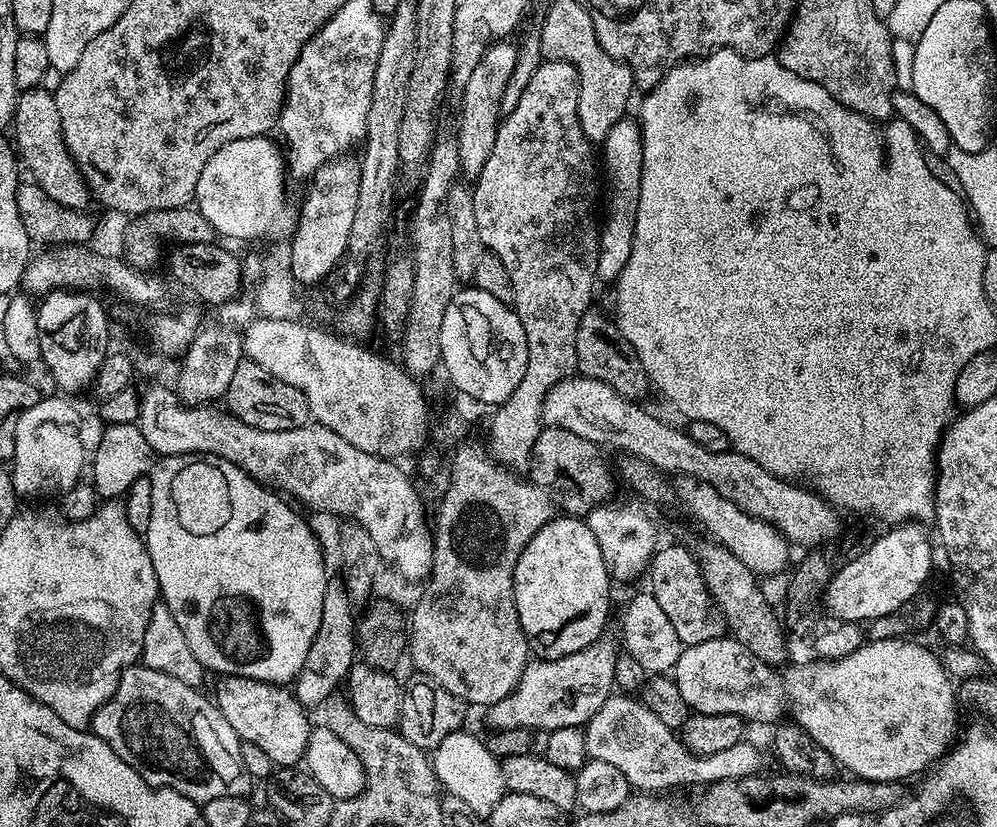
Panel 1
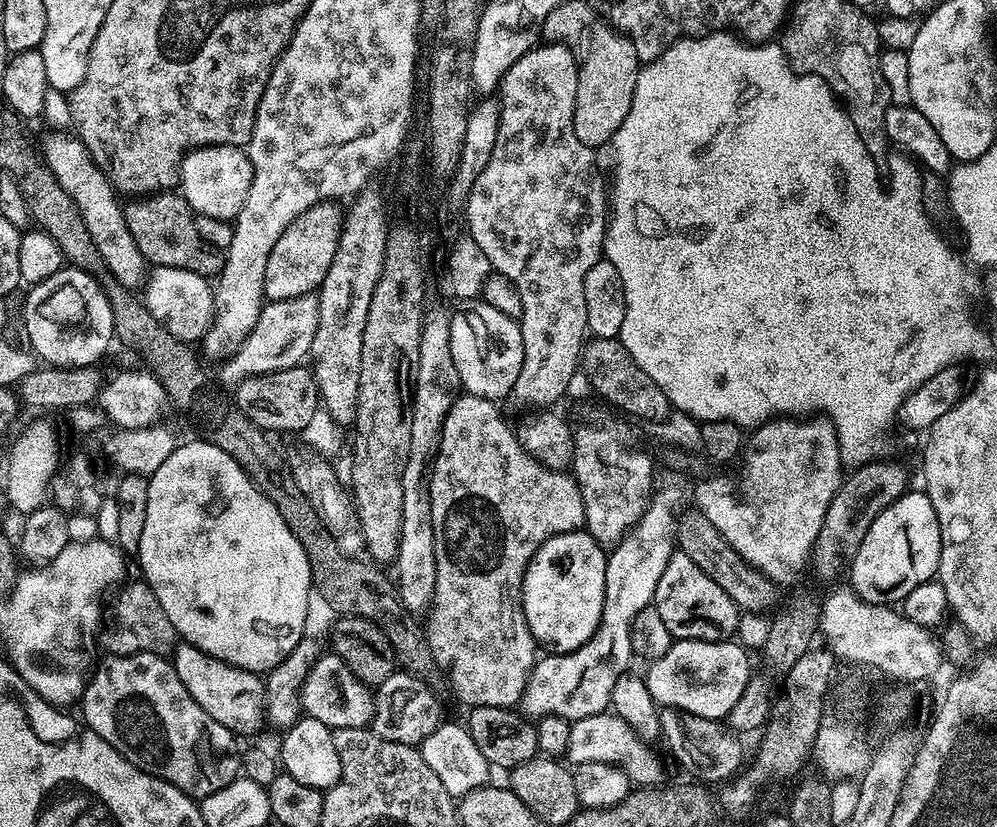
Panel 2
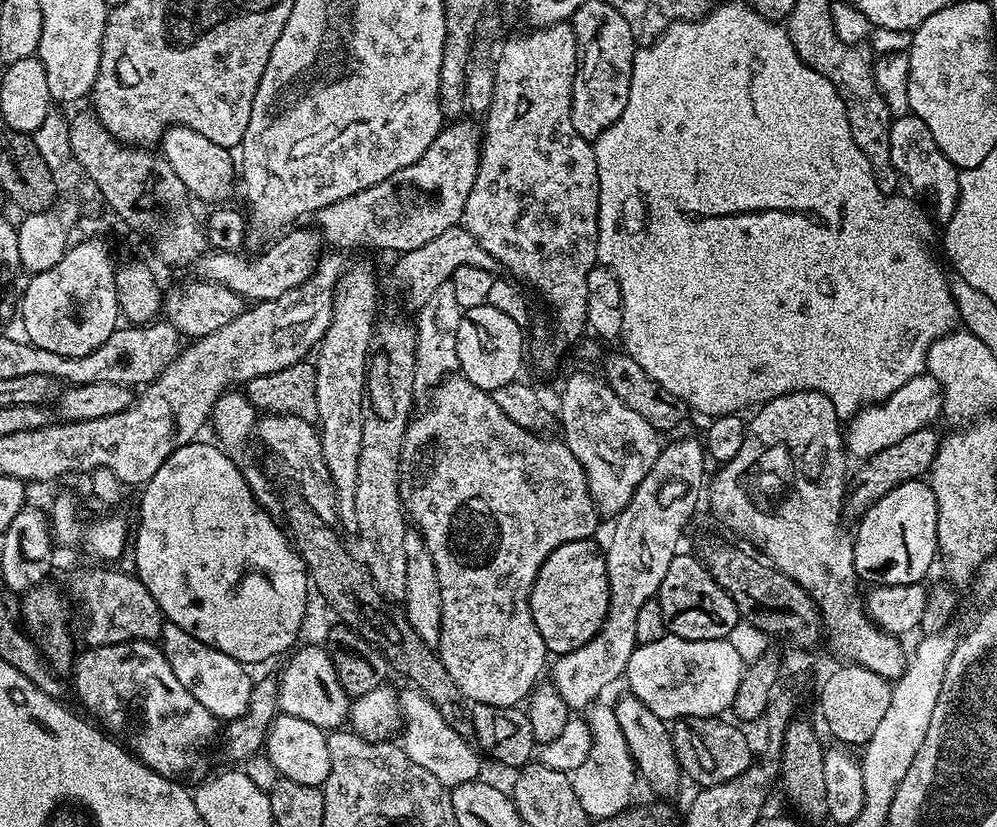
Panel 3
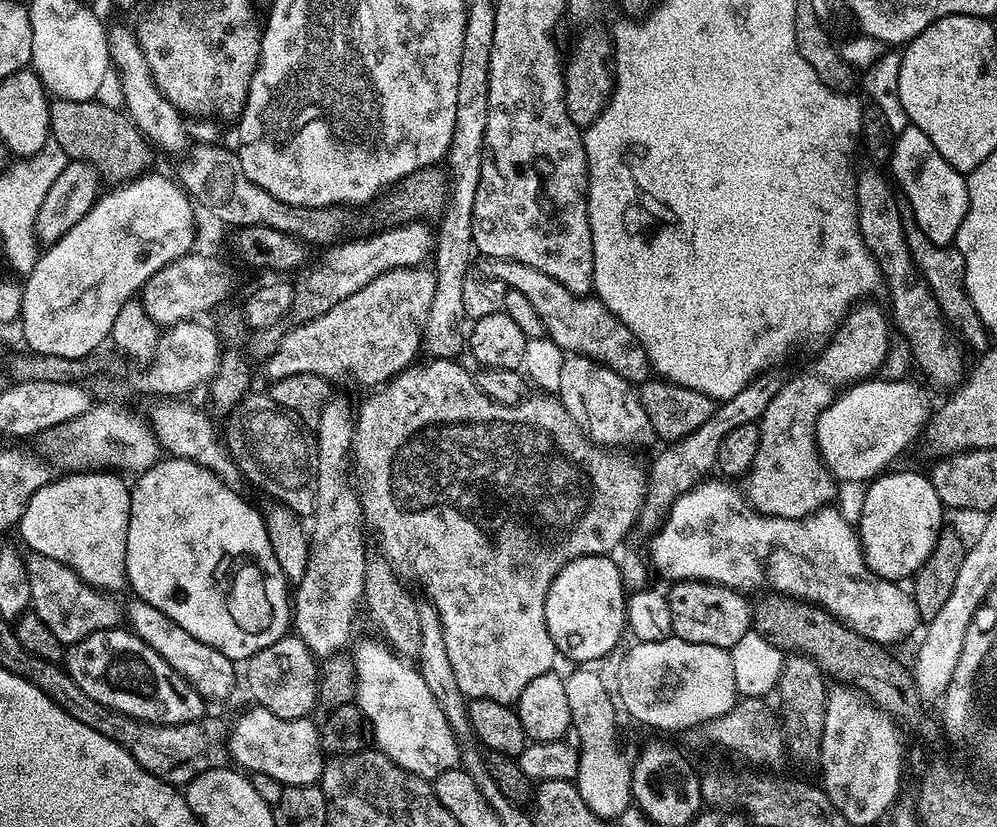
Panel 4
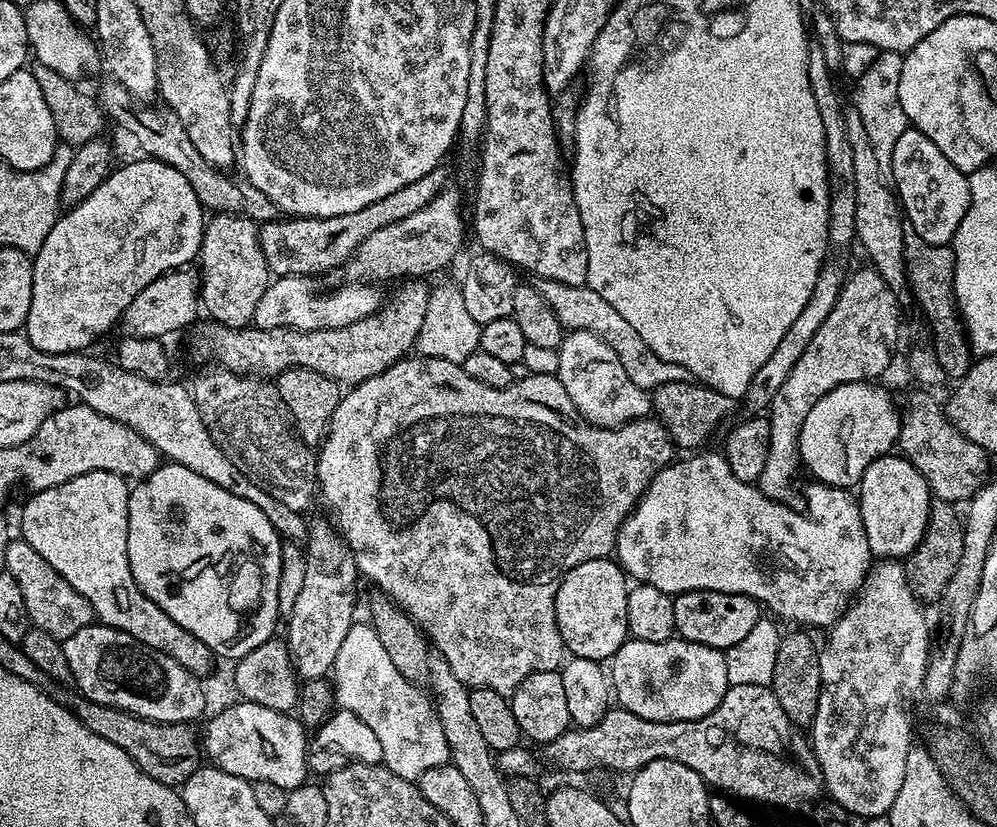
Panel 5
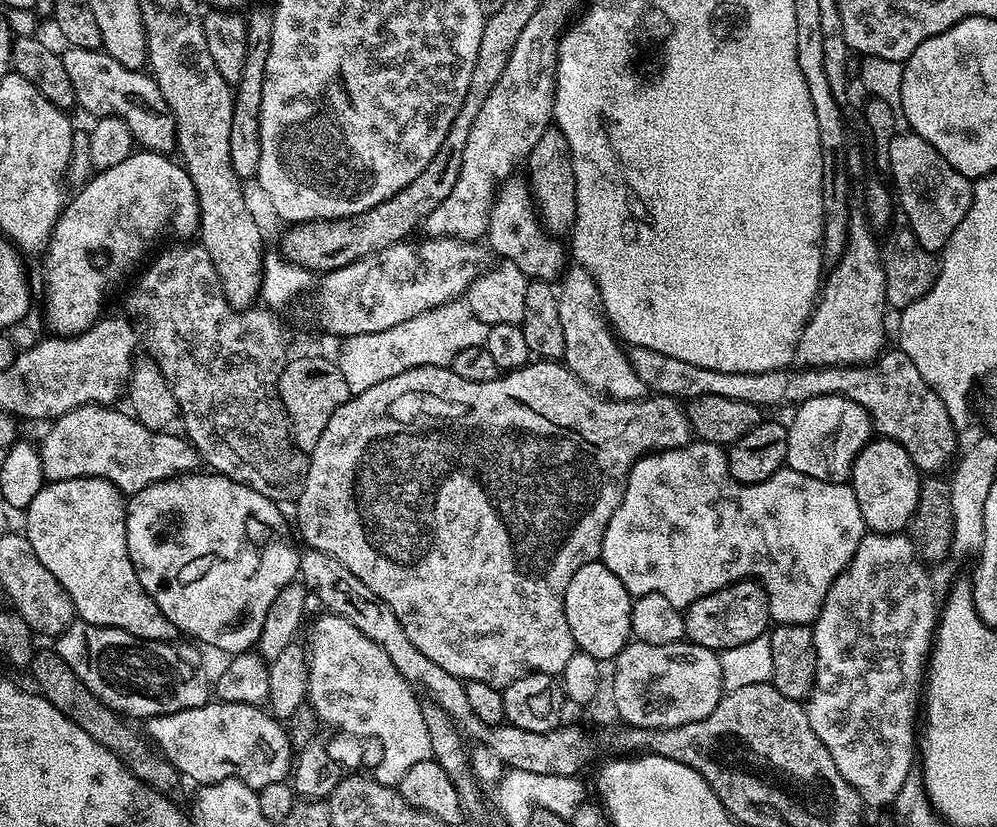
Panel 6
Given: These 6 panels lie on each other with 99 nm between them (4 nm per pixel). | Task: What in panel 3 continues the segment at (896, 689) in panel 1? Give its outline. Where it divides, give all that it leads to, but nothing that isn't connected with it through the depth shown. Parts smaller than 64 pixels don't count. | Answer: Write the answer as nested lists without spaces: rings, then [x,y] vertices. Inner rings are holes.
[[[665,635],[658,642],[637,644],[630,654],[626,673],[627,691],[637,696],[649,710],[654,710],[658,718],[665,722],[680,720],[684,716],[720,716],[731,709],[736,692],[744,677],[746,665],[738,658],[738,650],[726,640],[687,640],[677,636]]]

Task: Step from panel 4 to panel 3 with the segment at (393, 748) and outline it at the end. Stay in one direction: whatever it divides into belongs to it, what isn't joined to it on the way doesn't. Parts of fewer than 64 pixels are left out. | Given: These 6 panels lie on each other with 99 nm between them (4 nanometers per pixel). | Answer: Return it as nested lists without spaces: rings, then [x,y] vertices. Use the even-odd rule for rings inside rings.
[[[408,690],[400,696],[400,711],[402,713],[402,747],[406,755],[414,758],[418,766],[430,770],[438,782],[445,786],[455,786],[462,782],[470,782],[481,775],[480,760],[477,749],[471,744],[462,742],[450,726],[434,710],[434,706],[420,692]]]

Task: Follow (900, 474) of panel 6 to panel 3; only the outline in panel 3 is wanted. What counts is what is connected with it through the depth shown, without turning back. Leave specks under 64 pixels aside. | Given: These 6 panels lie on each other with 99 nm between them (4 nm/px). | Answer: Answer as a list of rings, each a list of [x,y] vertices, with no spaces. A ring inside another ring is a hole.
[[[923,479],[911,480],[902,486],[894,486],[890,494],[878,498],[874,506],[865,510],[859,517],[852,545],[852,557],[856,567],[856,575],[868,586],[889,588],[890,586],[902,586],[903,584],[918,584],[925,578],[924,575],[932,568],[932,559],[937,559],[936,527],[938,526],[938,510],[934,502],[931,483]]]

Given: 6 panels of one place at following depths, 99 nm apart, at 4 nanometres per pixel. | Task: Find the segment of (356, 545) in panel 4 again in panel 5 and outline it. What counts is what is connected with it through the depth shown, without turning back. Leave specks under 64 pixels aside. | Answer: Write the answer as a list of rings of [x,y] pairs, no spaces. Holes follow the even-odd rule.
[[[324,520],[311,521],[306,541],[306,579],[294,602],[294,610],[286,617],[286,643],[301,681],[319,680],[331,673],[334,658],[346,634],[350,634],[354,623],[352,615],[356,612],[356,563],[343,536]]]

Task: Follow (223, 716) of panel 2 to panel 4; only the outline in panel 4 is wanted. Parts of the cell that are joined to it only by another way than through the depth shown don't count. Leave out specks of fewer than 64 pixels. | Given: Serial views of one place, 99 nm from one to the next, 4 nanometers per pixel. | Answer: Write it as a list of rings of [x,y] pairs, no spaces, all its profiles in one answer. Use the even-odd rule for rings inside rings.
[[[139,598],[133,601],[133,604],[129,608],[127,605],[126,608],[126,620],[131,631],[136,633],[139,640],[146,642],[146,646],[154,649],[199,696],[204,697],[205,701],[212,702],[226,699],[235,690],[237,665],[230,658],[226,658],[226,654],[186,634],[186,630],[182,630],[182,626],[178,626],[178,622],[174,622],[162,610],[144,603]]]

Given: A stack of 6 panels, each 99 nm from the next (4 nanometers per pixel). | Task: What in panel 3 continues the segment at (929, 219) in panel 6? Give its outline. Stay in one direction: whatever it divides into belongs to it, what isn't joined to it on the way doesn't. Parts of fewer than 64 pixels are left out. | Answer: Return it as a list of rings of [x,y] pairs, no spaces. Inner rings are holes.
[[[911,114],[895,117],[890,126],[890,162],[901,181],[920,192],[929,192],[932,195],[932,212],[947,222],[956,209],[956,199],[960,193],[960,172],[955,164],[942,154],[938,142],[934,142],[934,134],[926,127],[922,118]]]

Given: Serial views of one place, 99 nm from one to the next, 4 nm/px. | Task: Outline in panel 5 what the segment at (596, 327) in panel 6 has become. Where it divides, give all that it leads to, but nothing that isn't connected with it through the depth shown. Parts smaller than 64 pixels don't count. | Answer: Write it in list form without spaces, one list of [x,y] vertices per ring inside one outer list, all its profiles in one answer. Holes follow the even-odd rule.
[[[568,332],[555,356],[554,375],[560,379],[562,386],[566,386],[566,394],[570,394],[570,402],[574,402],[576,409],[592,424],[596,424],[599,428],[617,428],[632,420],[647,417],[652,412],[651,395],[634,386],[634,382],[630,382],[630,374],[622,370],[622,362],[618,362],[618,354],[614,354],[612,347],[602,338],[589,332]]]

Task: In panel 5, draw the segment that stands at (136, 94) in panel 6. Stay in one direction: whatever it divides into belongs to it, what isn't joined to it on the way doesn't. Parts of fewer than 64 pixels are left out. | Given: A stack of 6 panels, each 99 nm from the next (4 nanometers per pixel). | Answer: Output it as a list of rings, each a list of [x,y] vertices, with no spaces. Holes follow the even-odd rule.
[[[108,82],[108,85],[101,92],[98,92],[98,103],[103,108],[105,117],[111,123],[113,120],[122,131],[129,132],[136,139],[136,144],[144,151],[141,153],[145,157],[161,160],[161,162],[166,163],[168,166],[172,166],[178,170],[179,174],[186,178],[186,181],[190,182],[195,194],[198,196],[198,202],[201,203],[204,210],[212,214],[245,216],[248,220],[255,220],[257,222],[277,219],[278,205],[270,202],[270,198],[266,198],[266,194],[262,194],[262,190],[258,190],[247,178],[235,180],[234,177],[228,176],[232,174],[216,168],[210,162],[206,162],[206,158],[202,158],[202,154],[198,154],[198,150],[194,150],[194,142],[190,142],[190,134],[186,134],[186,126],[182,126],[178,114],[174,114],[171,108],[164,106],[161,107],[160,113],[156,113],[151,108],[153,106],[151,103],[137,100],[135,96],[132,96],[120,84],[115,82]]]

